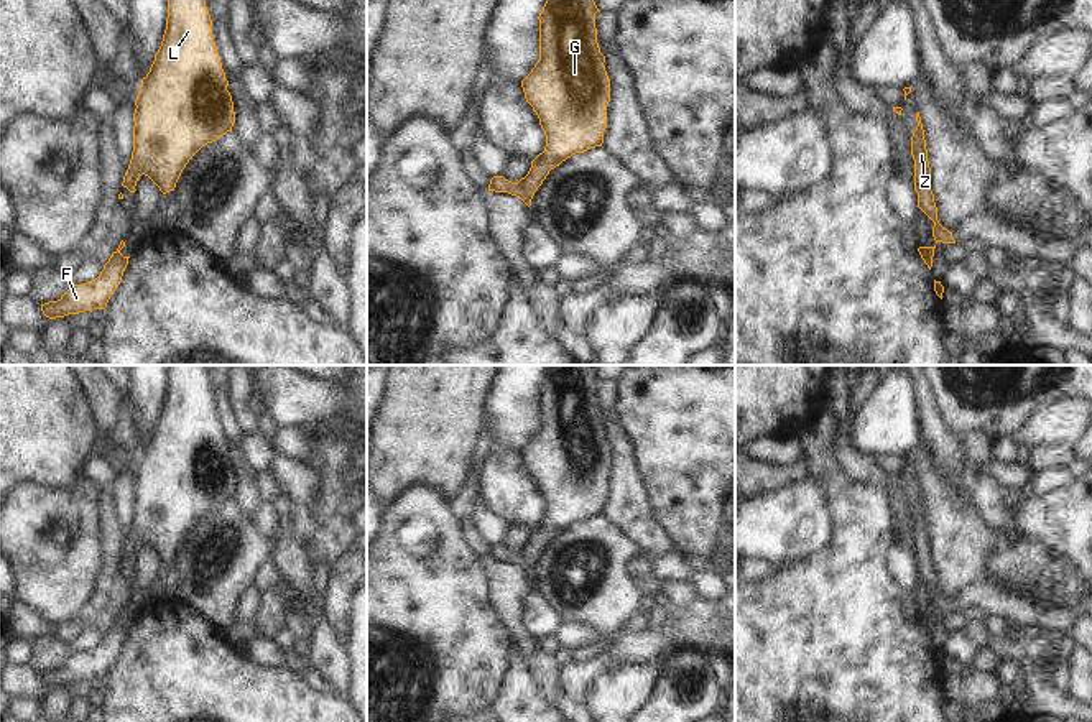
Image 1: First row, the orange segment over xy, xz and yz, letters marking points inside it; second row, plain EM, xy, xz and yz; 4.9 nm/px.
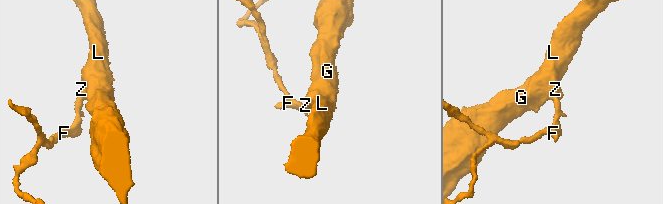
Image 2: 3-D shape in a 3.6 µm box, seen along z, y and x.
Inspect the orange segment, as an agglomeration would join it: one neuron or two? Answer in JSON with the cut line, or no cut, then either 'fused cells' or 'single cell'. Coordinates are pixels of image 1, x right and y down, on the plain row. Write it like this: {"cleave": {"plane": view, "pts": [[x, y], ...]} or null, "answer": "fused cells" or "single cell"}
{"cleave": null, "answer": "single cell"}

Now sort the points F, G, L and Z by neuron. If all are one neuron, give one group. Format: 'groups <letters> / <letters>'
groups F G L Z

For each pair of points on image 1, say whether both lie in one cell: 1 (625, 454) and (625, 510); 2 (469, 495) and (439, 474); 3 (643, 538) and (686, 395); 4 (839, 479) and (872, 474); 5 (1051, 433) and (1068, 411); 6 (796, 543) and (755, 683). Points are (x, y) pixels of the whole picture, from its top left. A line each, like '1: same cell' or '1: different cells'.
1: same cell
2: different cells
3: different cells
4: different cells
5: same cell
6: different cells

